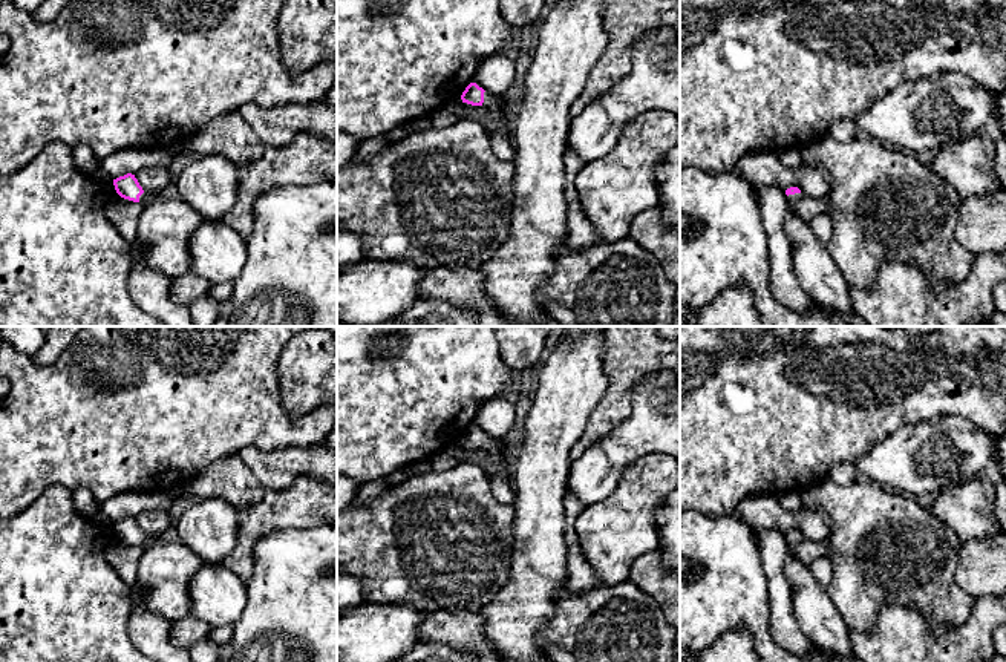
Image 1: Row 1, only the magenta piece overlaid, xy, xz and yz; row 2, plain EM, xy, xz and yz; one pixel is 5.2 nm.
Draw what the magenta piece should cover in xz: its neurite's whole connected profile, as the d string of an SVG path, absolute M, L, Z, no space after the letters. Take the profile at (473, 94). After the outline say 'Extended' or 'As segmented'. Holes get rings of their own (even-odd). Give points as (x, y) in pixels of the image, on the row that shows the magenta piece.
M470 83L461 95L462 103L472 106L482 106L482 107L505 107L511 104L507 93L495 95L492 92L485 92L476 83Z. Extended

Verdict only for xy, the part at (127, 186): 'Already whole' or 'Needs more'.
Needs more

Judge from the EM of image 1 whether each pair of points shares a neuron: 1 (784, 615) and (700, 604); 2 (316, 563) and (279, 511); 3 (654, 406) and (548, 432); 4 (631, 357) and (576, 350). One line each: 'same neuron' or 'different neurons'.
1: different neurons
2: different neurons
3: different neurons
4: different neurons

